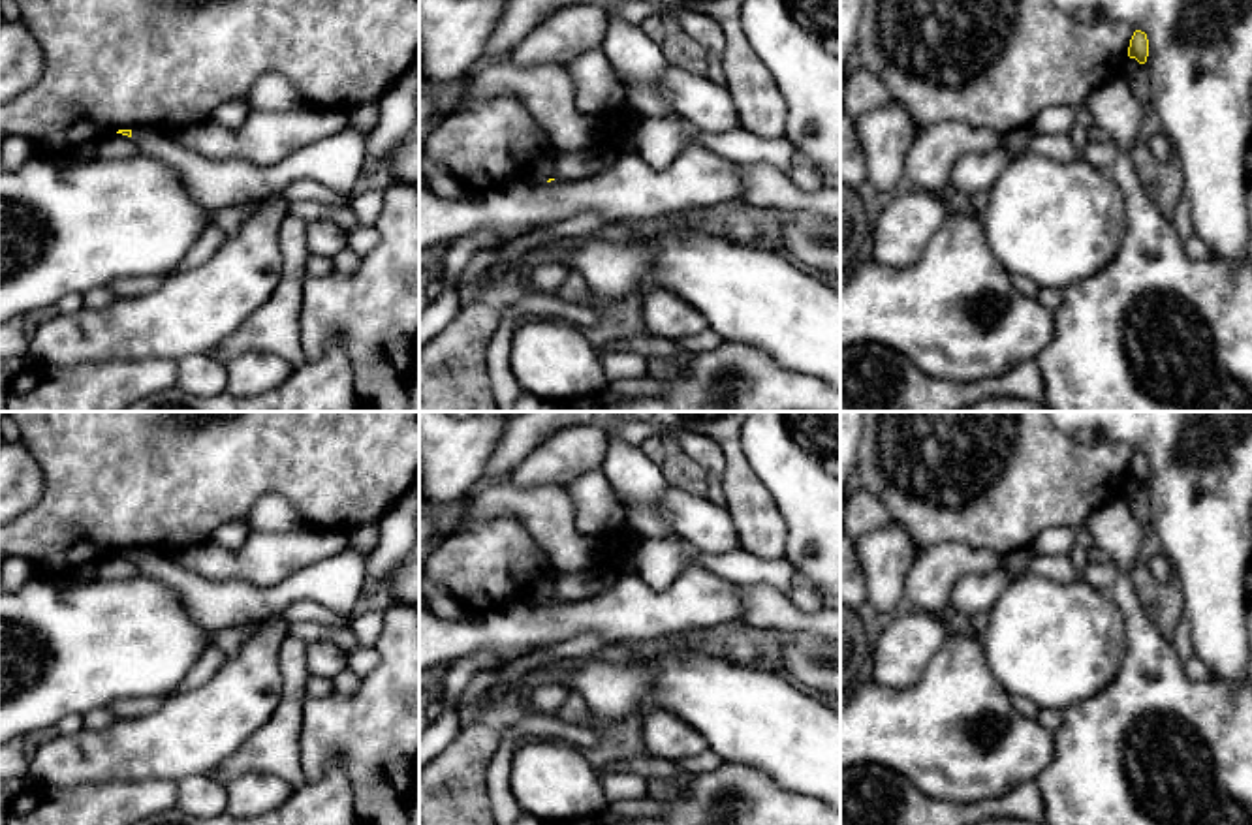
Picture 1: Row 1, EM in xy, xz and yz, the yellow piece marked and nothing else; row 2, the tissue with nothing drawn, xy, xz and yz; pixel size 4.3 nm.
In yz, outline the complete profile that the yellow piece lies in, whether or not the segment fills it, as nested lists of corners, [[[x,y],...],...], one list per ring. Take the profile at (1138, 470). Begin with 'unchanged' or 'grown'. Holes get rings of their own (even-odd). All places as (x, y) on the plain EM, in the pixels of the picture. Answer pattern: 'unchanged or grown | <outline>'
unchanged | [[[1135,451],[1132,460],[1130,460],[1130,468],[1128,468],[1128,477],[1135,479],[1139,485],[1147,483],[1149,477],[1149,460],[1147,455],[1141,451]]]

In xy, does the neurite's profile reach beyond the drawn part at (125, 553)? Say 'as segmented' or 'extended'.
extended

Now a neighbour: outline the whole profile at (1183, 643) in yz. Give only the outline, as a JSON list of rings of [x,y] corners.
[[[1182,616],[1177,624],[1175,635],[1173,635],[1173,646],[1182,662],[1194,658],[1194,643],[1192,643],[1192,631],[1190,622]]]

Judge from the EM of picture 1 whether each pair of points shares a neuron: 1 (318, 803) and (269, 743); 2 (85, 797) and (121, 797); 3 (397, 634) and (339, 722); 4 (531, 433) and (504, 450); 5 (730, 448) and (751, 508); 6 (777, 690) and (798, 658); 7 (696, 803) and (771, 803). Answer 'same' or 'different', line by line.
1: different
2: same
3: same
4: same
5: same
6: different
7: same

